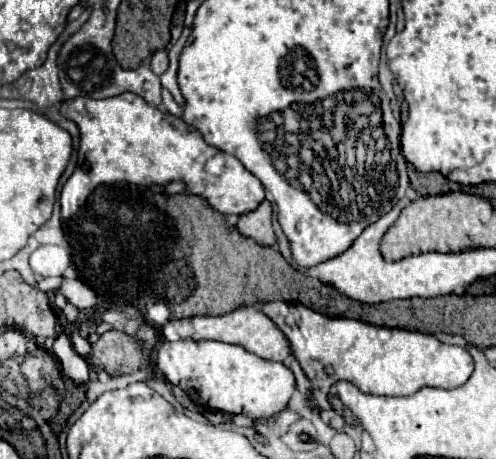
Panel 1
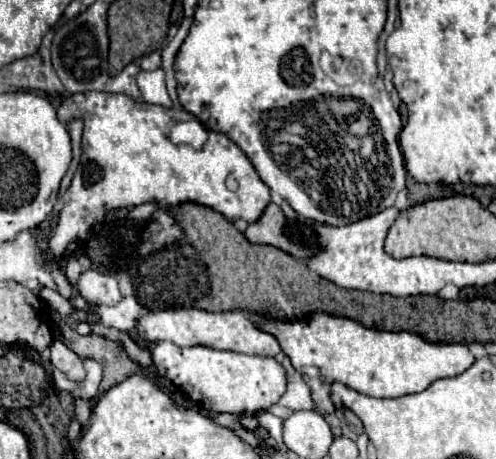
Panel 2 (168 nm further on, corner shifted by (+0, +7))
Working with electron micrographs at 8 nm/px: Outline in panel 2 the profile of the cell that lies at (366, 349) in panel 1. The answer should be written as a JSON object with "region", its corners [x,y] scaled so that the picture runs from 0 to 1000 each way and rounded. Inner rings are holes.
{"region":[[[510,682],[506,695],[522,717],[546,725],[563,743],[567,765],[587,782],[595,808],[603,808],[611,826],[619,826],[635,891],[647,904],[671,900],[663,843],[675,830],[744,865],[813,865],[857,852],[881,826],[929,817],[958,786],[942,752],[865,747],[853,734],[821,721],[756,721],[732,712],[712,695],[671,691],[659,682],[635,682],[611,699],[558,699],[518,682]],[[619,800],[635,800],[639,817],[619,821]]]}

